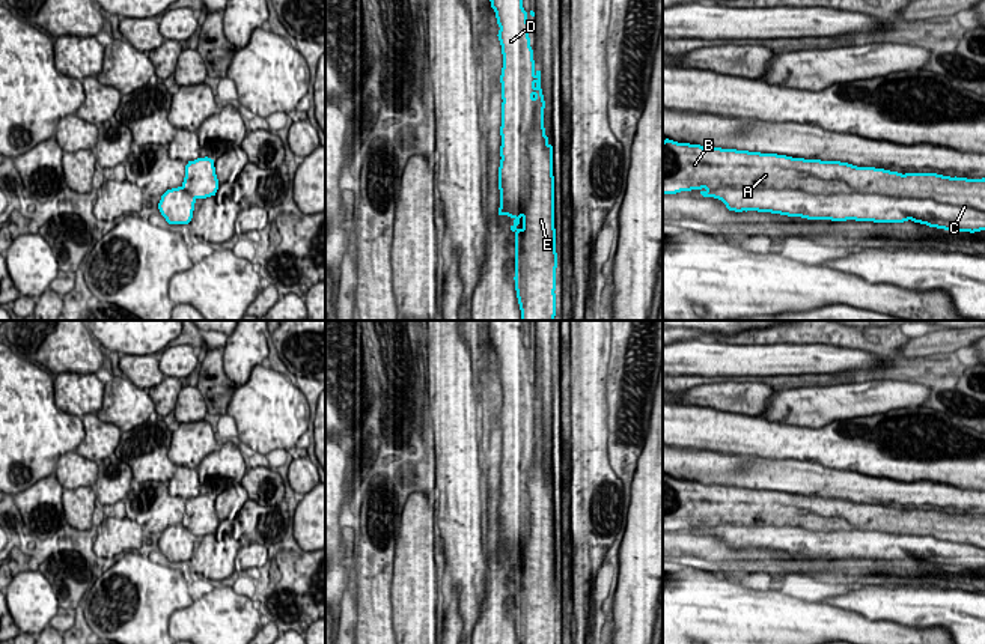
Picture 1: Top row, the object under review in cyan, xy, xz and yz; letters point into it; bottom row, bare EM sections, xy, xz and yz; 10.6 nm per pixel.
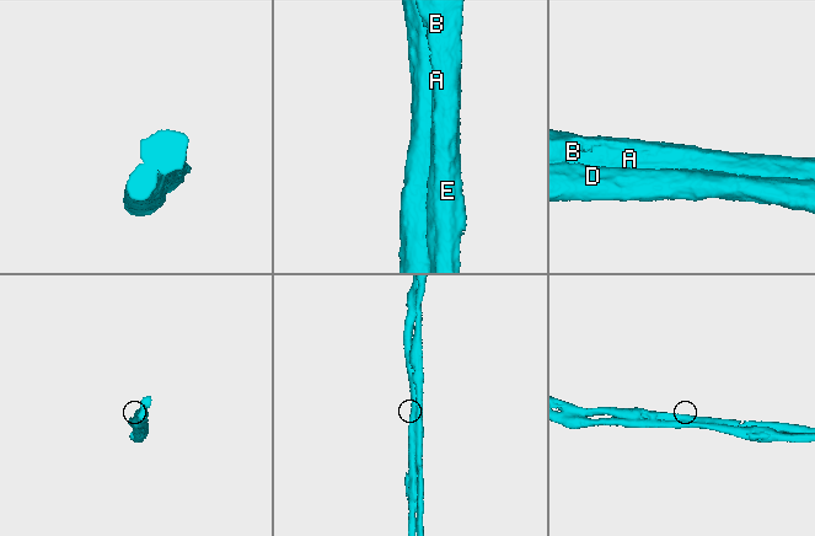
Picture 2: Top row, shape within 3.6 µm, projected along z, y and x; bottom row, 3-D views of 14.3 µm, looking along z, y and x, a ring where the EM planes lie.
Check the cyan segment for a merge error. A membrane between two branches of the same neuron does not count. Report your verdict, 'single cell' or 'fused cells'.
fused cells

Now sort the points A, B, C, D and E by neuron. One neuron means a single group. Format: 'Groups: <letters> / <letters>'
Groups: A B E / C D

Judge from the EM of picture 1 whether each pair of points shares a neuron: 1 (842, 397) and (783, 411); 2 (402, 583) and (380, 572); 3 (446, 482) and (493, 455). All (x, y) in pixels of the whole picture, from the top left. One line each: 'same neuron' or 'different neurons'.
1: same neuron
2: different neurons
3: different neurons

